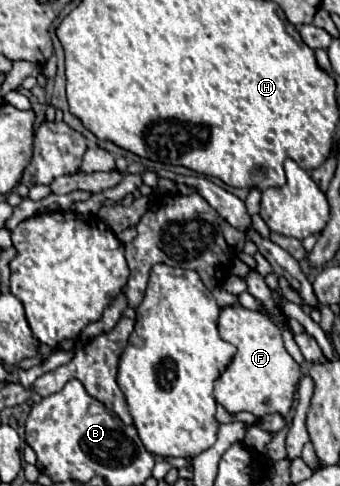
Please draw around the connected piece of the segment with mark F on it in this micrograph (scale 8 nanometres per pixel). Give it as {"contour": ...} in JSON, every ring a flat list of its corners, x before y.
{"contour":[[231,306,221,310,219,334,237,348,237,354,215,384,213,394,217,404,225,406,229,412,251,412,257,418,267,414,287,416,295,400,301,368,285,350,279,328,261,312]]}

